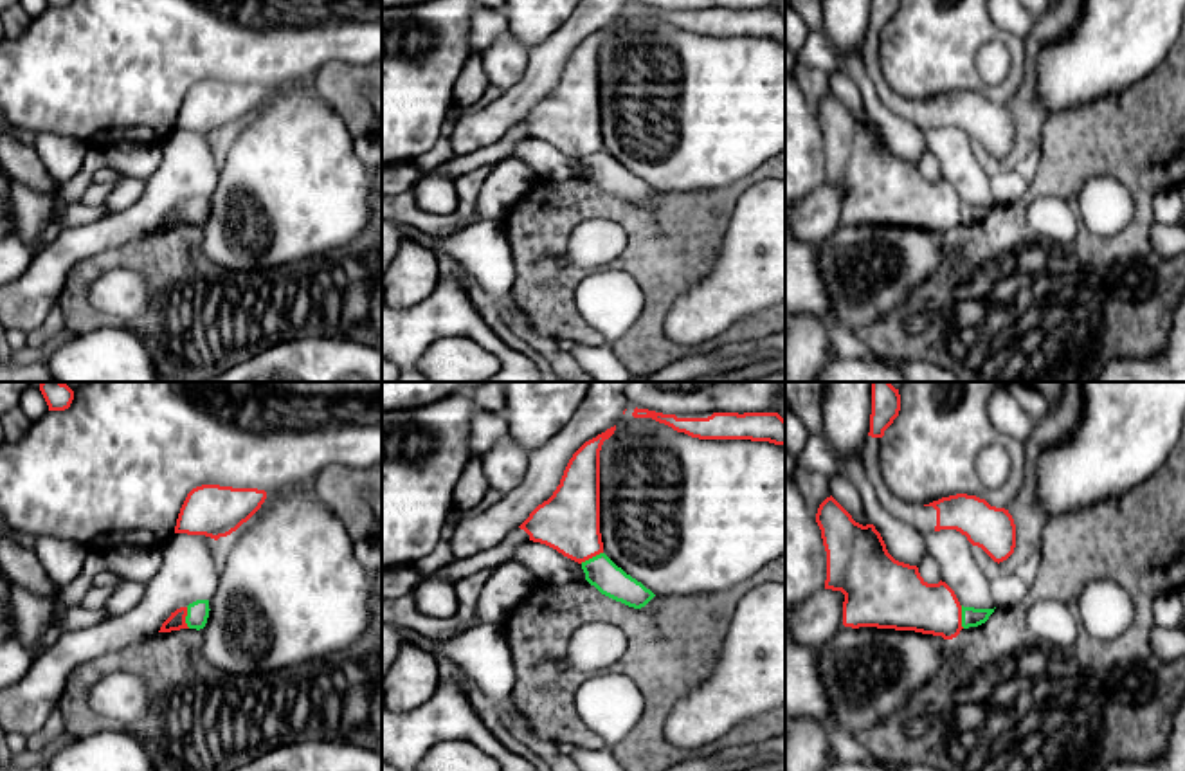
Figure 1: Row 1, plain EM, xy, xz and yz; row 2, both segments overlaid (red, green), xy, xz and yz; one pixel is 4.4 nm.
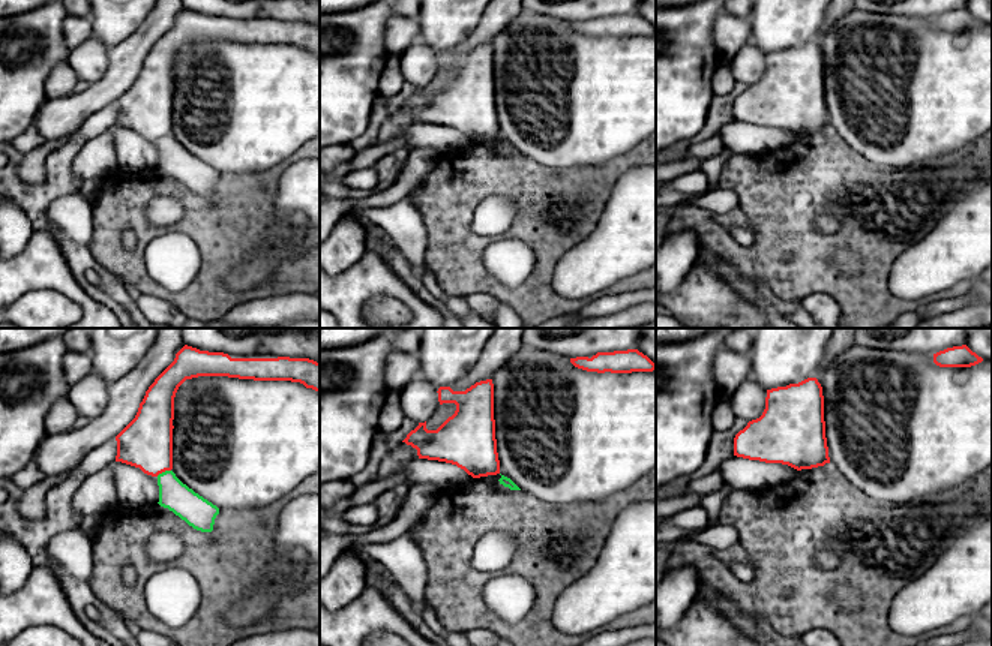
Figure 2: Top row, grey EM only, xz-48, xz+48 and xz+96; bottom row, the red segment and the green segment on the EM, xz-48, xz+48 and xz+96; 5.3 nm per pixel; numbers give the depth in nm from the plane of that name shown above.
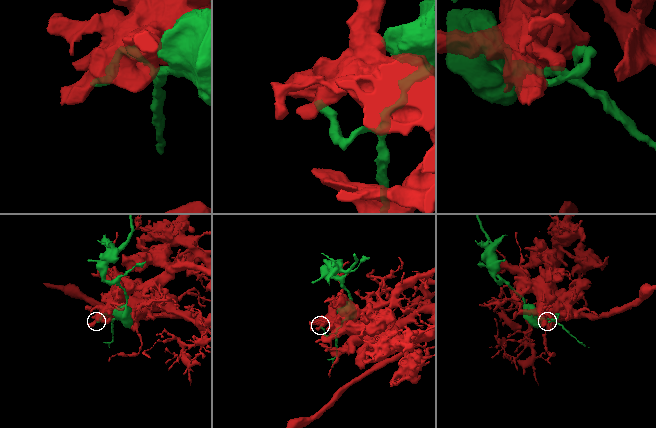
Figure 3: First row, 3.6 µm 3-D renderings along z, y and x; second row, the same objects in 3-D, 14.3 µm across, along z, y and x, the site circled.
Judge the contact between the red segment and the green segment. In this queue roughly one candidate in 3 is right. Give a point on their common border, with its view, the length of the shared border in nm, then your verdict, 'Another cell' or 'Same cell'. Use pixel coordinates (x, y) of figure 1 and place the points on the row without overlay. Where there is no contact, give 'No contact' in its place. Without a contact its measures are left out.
Touches red at yz (960, 213). Shared border 110 nm. Another cell

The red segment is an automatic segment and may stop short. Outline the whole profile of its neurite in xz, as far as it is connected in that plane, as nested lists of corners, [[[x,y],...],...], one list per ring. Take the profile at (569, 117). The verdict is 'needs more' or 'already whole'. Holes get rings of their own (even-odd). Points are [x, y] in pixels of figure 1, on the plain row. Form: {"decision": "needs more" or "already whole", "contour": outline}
{"decision": "already whole", "contour": [[[616,22],[585,38],[569,56],[553,92],[519,122],[529,137],[582,160],[603,150],[600,130],[600,47]]]}

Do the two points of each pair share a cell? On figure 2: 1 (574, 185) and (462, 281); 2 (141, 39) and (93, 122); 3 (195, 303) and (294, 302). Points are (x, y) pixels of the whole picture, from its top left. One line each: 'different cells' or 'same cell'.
1: same cell
2: different cells
3: different cells

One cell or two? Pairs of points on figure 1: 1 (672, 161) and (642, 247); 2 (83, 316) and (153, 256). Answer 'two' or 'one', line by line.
1: two
2: one

